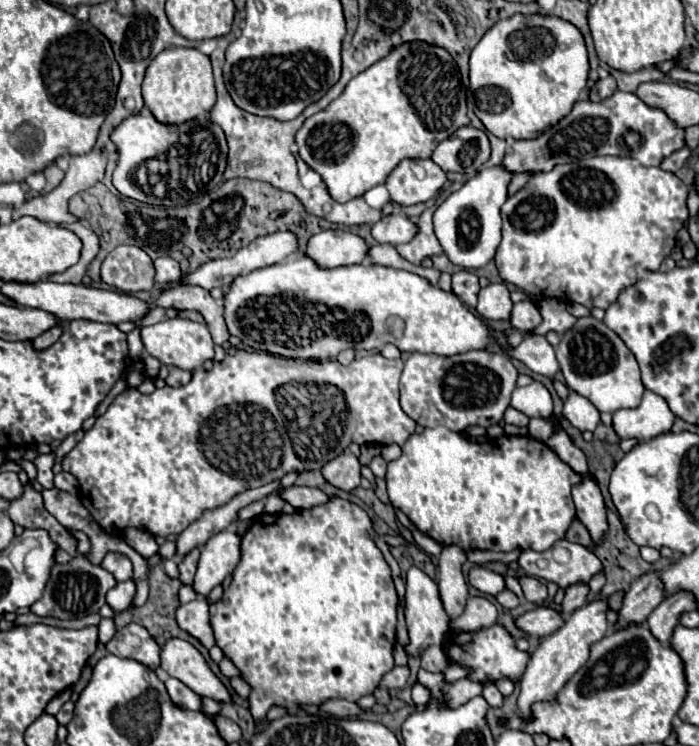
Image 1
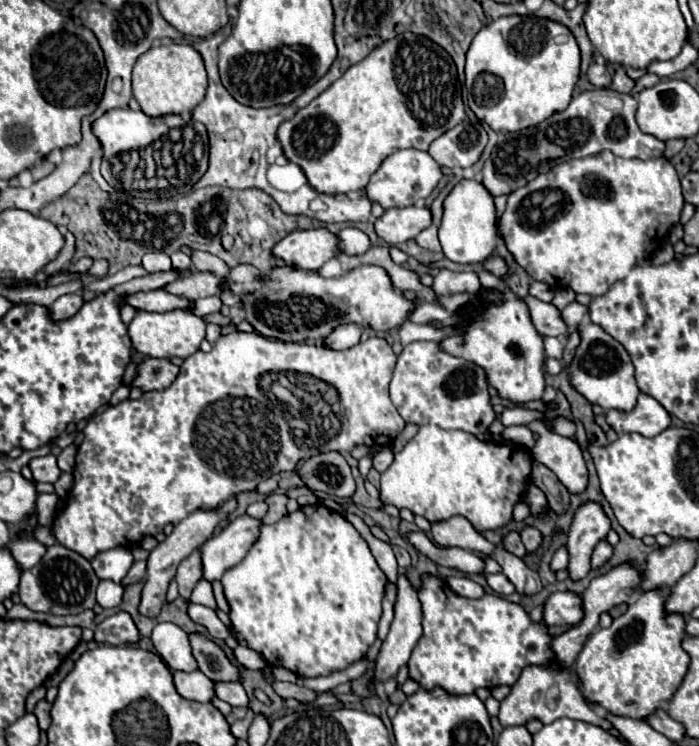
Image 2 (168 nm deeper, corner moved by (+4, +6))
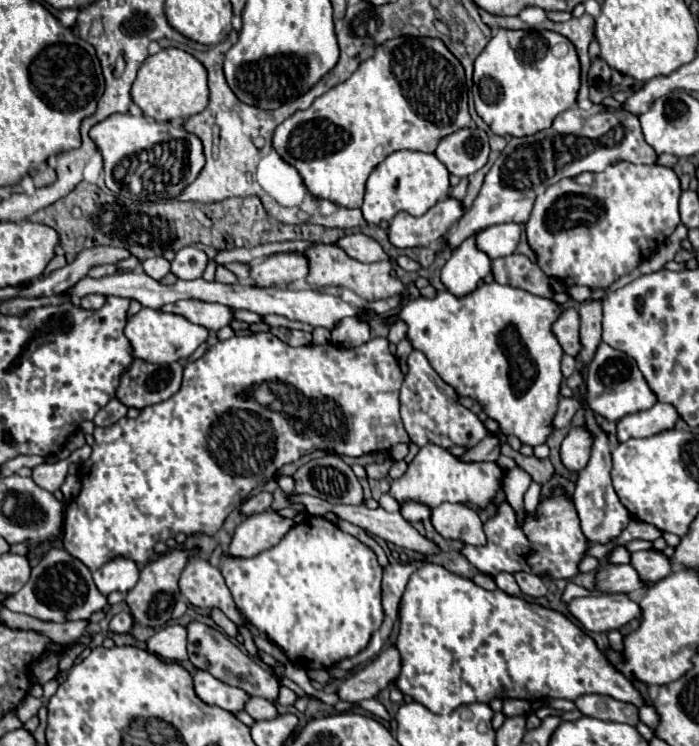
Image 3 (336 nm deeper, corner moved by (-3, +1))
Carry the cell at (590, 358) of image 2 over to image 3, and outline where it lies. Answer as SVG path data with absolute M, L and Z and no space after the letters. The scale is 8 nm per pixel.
M600 343L592 363L588 365L586 397L584 397L586 407L594 409L596 415L602 415L608 421L620 421L622 417L626 417L630 413L650 409L656 401L658 399L654 397L654 391L650 389L650 385L646 385L646 379L642 377L636 361L630 359L622 351L616 351L610 345Z

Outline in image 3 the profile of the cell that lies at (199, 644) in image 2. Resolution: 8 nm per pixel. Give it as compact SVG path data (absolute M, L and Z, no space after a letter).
M198 621L188 623L186 631L188 631L188 657L198 669L204 669L214 677L218 677L220 681L240 687L250 695L264 697L268 701L272 701L278 695L278 679L274 679L270 671L266 671L260 663L256 663L256 659L246 655L234 641L230 641L226 633Z

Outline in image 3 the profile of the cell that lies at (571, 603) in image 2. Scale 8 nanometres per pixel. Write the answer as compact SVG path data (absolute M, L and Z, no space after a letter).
M624 593L580 597L574 599L568 609L584 625L584 629L606 633L620 629L628 621L642 615L640 605Z

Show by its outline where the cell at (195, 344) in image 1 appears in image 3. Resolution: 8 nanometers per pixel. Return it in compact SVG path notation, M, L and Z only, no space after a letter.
M142 307L136 315L130 317L126 321L124 333L126 333L126 339L130 341L132 355L138 357L138 359L150 361L150 363L172 363L172 361L178 361L178 359L186 359L208 337L206 327L194 325L182 315L164 313L160 309L150 309L150 307Z

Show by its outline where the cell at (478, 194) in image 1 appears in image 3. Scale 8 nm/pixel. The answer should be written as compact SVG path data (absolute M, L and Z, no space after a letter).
M474 237L466 239L442 267L442 283L456 297L472 293L478 283L490 273L490 259L486 253L476 249Z

